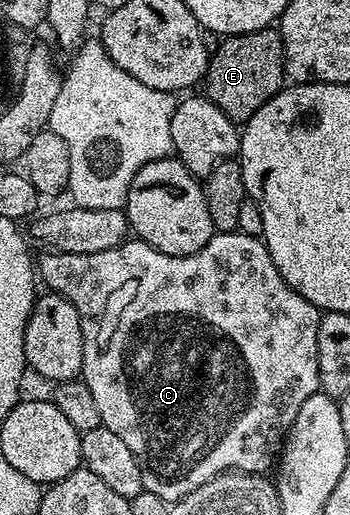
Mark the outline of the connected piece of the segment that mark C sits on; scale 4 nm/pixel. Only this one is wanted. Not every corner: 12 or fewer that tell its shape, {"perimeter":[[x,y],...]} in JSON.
{"perimeter":[[259,237],[45,252],[145,490],[267,474],[321,310]]}

